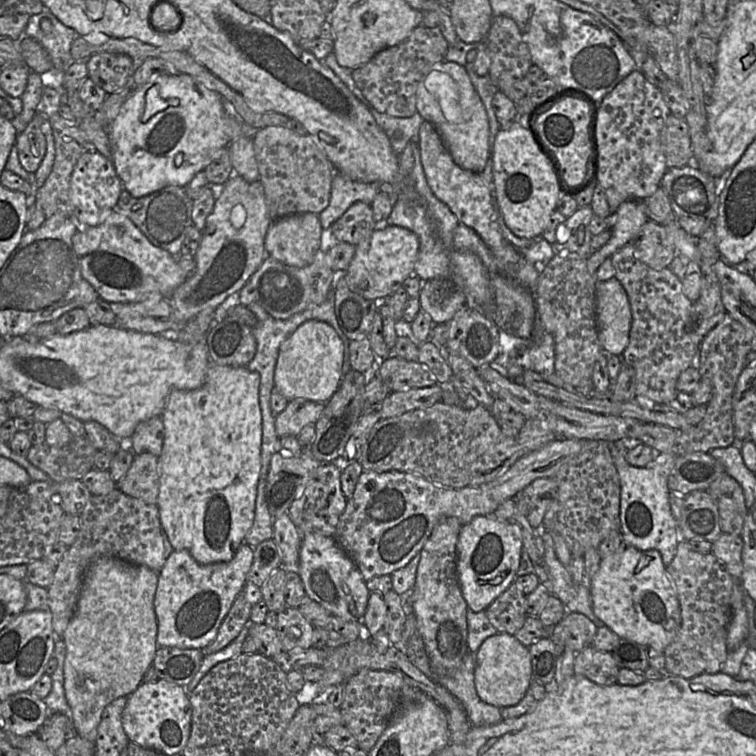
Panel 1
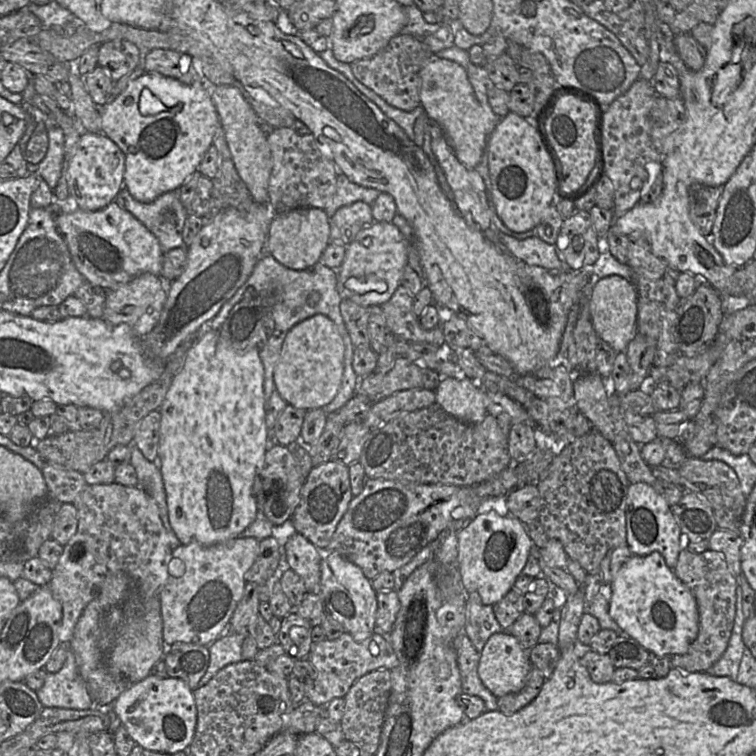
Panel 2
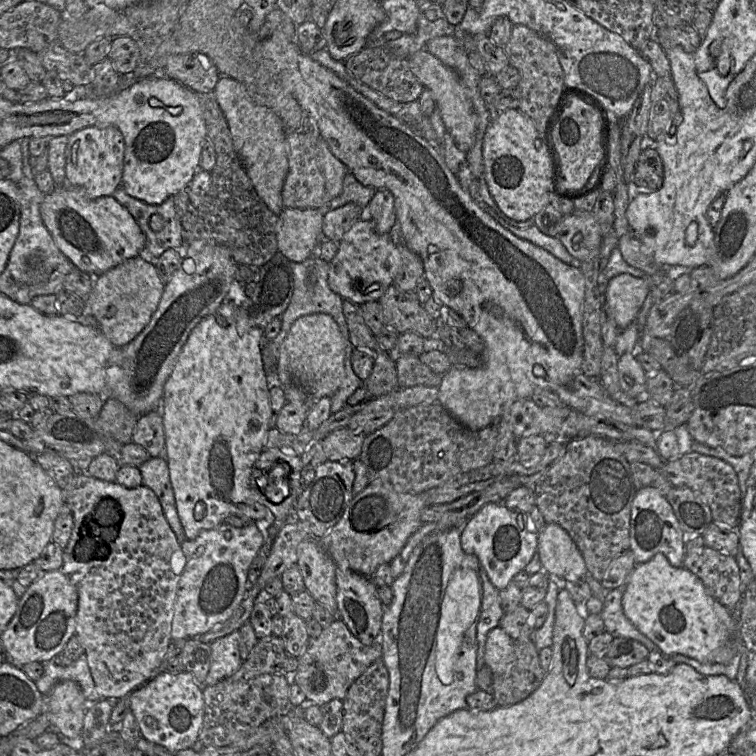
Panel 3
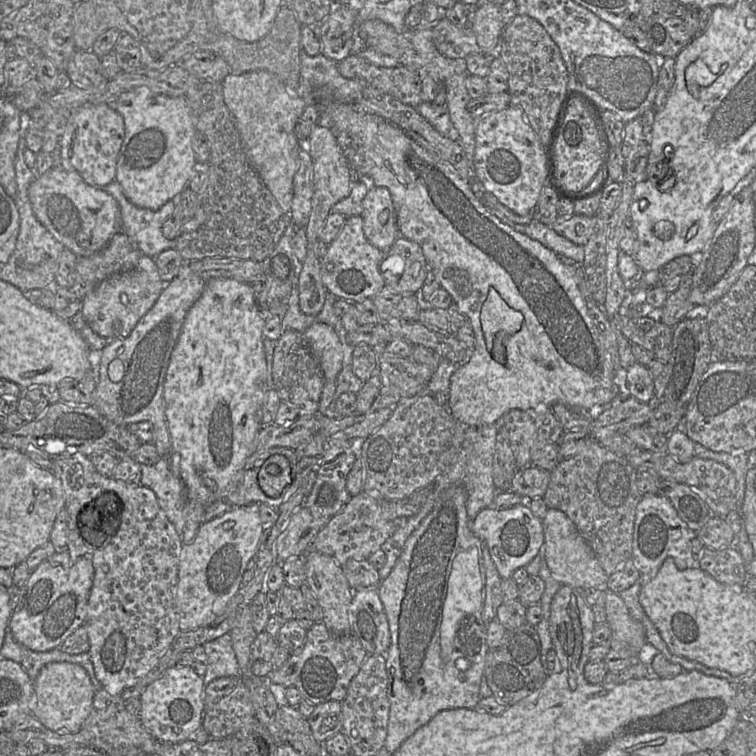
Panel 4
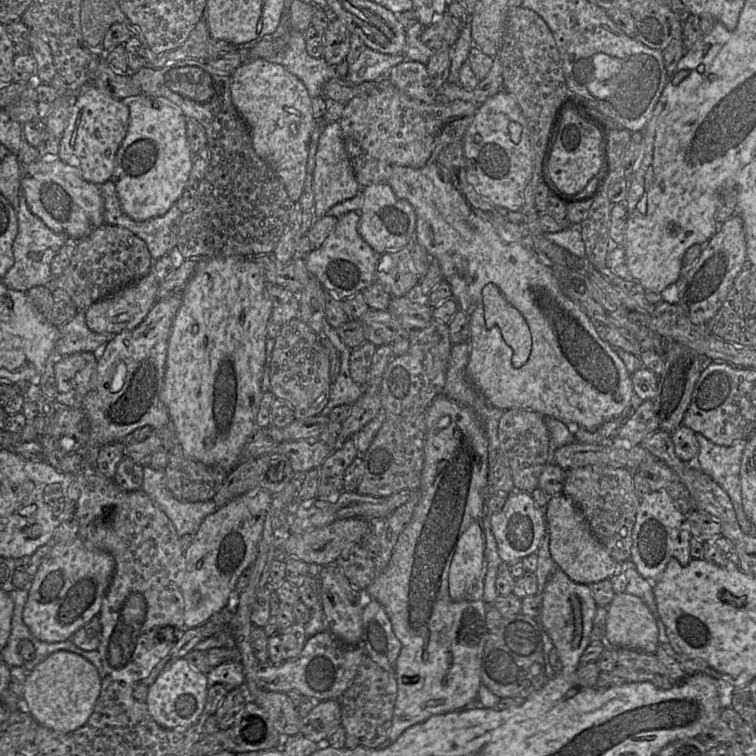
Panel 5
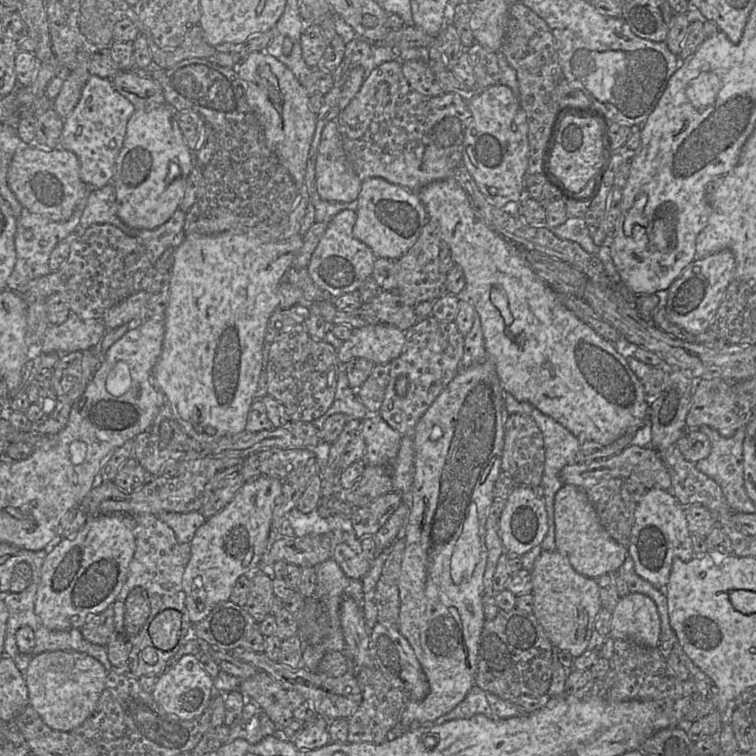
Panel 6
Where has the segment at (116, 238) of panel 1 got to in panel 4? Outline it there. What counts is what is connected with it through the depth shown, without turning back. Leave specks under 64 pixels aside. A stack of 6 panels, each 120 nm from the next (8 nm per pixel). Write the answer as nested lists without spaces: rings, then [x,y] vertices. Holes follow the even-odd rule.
[[[52,167],[42,175],[37,175],[28,189],[33,212],[43,226],[63,246],[78,257],[86,257],[98,252],[120,230],[120,208],[115,198],[105,191],[88,185],[76,171],[66,171],[62,167]]]

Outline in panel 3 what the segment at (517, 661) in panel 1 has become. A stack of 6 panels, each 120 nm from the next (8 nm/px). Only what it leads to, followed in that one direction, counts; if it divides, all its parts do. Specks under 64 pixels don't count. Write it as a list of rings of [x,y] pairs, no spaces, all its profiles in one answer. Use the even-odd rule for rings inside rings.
[[[500,626],[491,629],[485,642],[485,665],[493,675],[501,674],[513,659],[513,639]]]

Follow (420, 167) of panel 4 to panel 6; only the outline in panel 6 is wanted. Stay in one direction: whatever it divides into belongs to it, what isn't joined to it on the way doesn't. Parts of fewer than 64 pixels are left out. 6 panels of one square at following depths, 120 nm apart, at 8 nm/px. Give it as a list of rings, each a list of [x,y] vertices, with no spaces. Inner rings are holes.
[[[454,180],[432,182],[417,194],[429,220],[438,225],[452,260],[463,270],[465,287],[457,297],[459,301],[467,301],[475,307],[483,332],[484,348],[495,365],[503,391],[517,401],[530,403],[581,441],[608,445],[625,434],[636,434],[639,431],[642,431],[641,437],[644,439],[651,398],[646,395],[641,380],[629,367],[623,350],[598,335],[560,302],[557,293],[532,271],[522,249],[476,217],[466,193]],[[493,287],[503,289],[507,296],[514,319],[509,328],[490,300]]]

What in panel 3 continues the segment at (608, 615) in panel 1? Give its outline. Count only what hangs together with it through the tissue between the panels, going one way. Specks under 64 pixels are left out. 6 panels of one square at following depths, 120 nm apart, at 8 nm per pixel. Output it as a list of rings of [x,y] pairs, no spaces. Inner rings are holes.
[[[663,553],[651,560],[636,564],[624,586],[622,607],[625,616],[645,636],[652,640],[664,655],[682,654],[702,663],[728,663],[735,655],[734,634],[737,621],[732,614],[706,590],[701,580],[683,567],[674,567]]]

